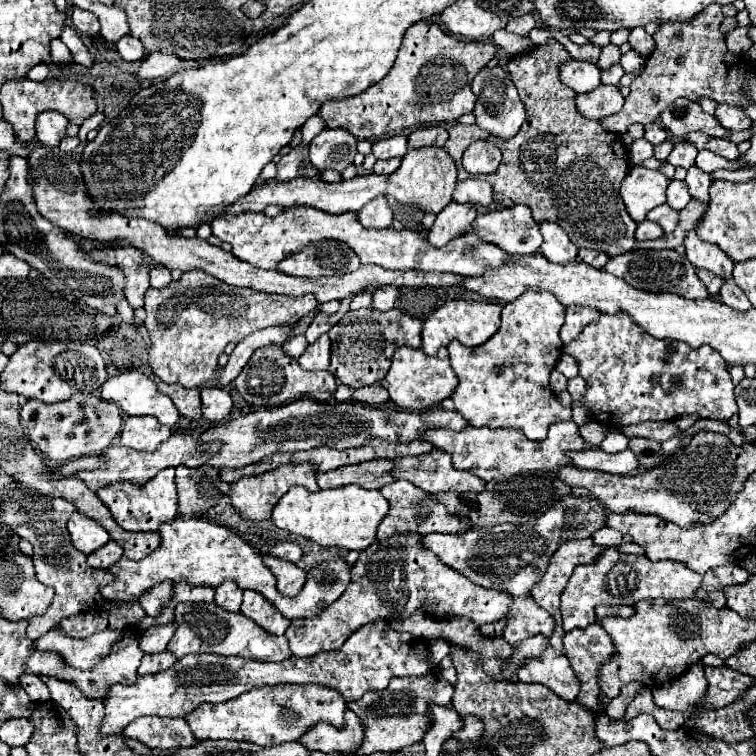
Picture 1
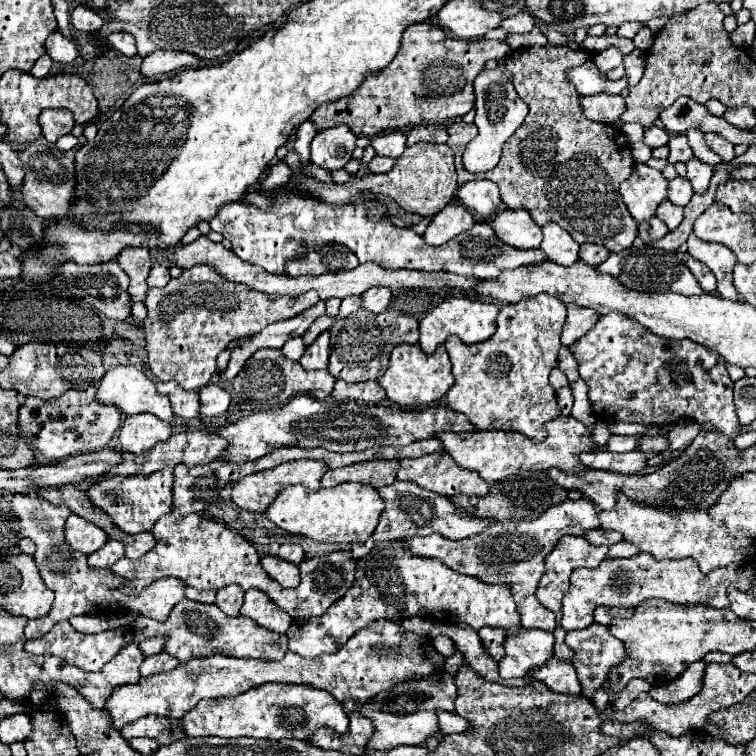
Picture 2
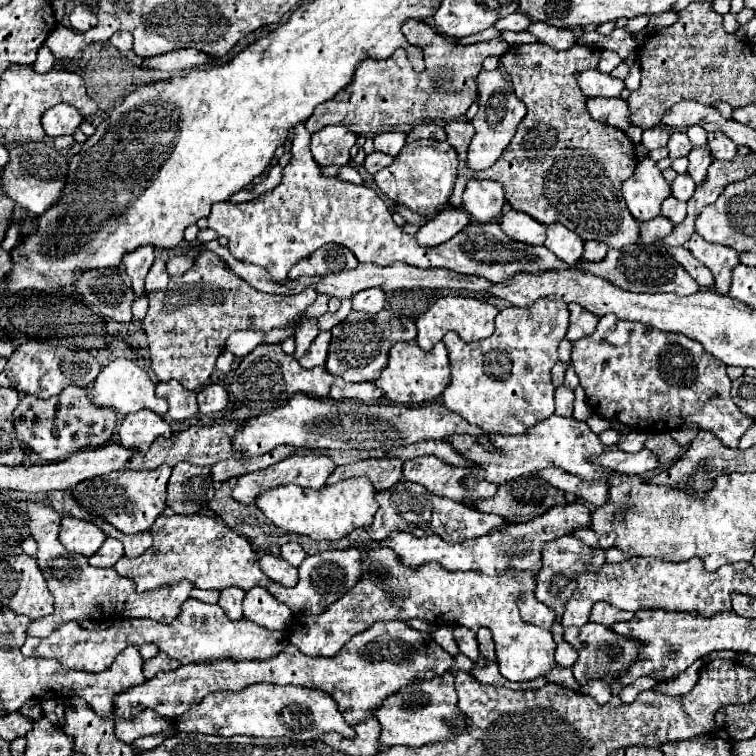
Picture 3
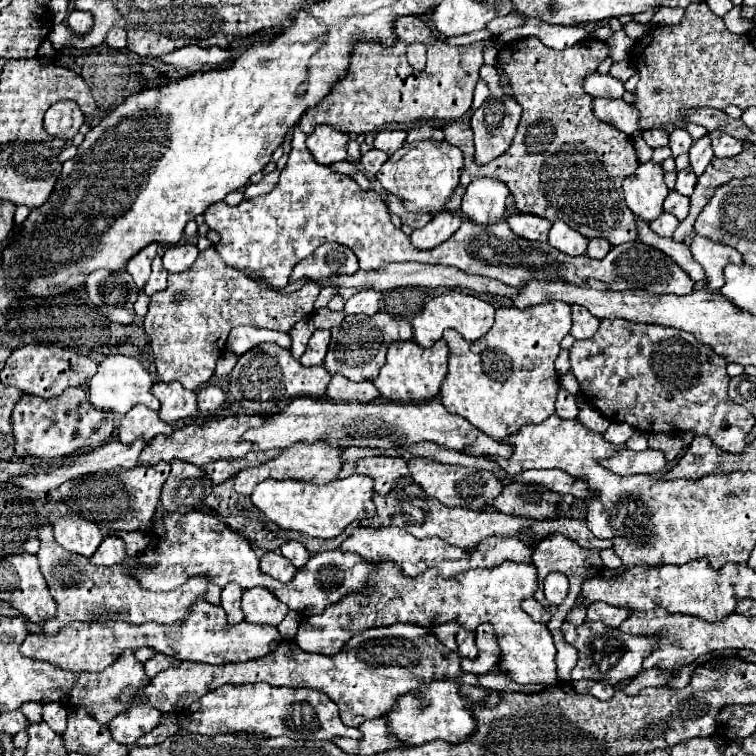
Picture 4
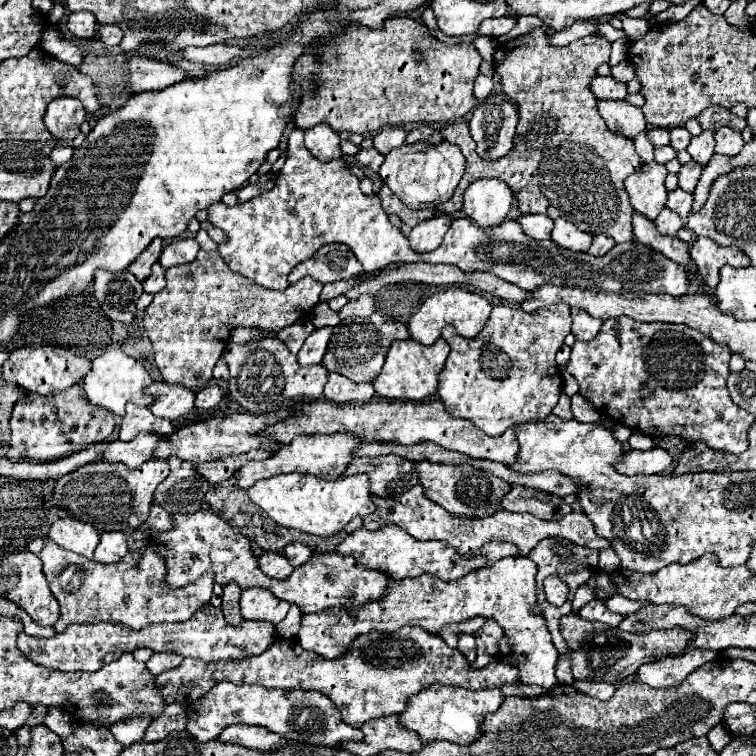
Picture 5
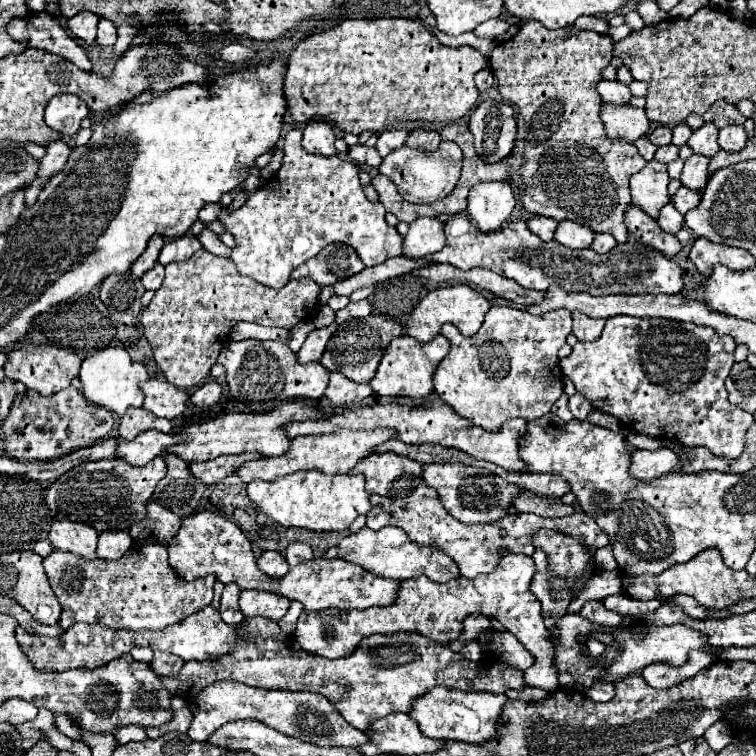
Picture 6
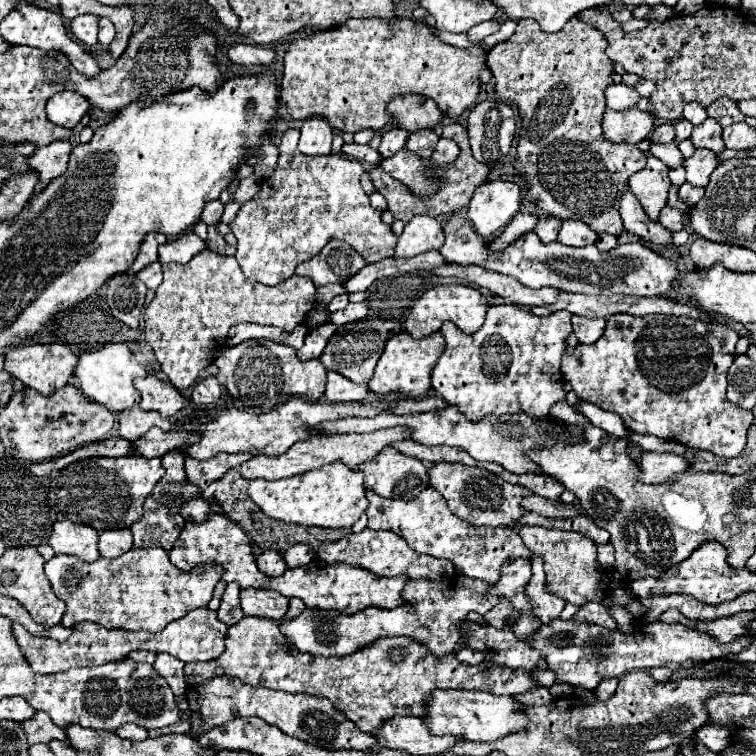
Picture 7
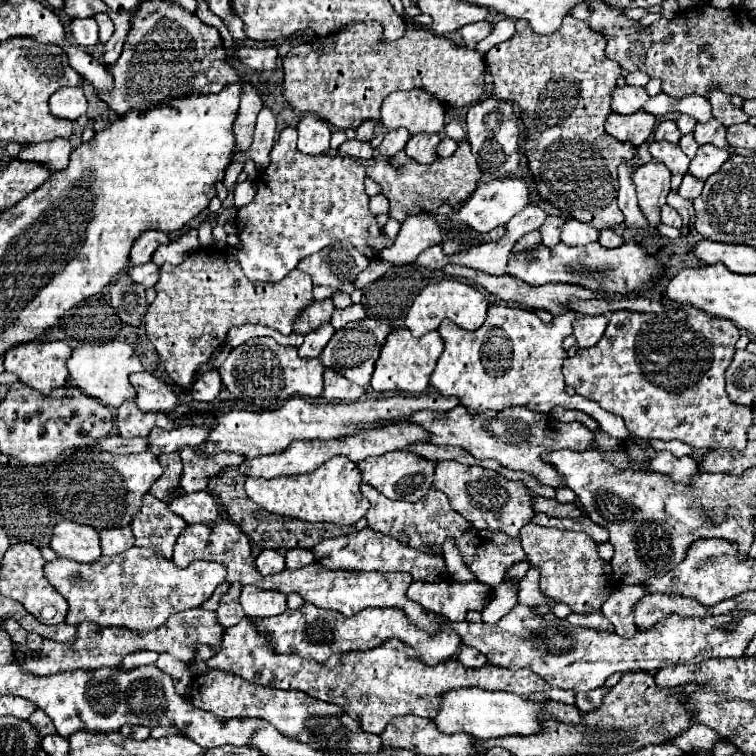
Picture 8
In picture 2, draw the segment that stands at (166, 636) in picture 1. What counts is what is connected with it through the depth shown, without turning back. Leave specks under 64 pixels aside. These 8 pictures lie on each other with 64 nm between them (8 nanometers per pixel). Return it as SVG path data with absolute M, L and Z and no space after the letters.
M156 636L156 638L148 638L148 640L140 642L140 650L142 650L144 656L154 656L154 654L164 650L164 644L166 644L166 638L164 636Z

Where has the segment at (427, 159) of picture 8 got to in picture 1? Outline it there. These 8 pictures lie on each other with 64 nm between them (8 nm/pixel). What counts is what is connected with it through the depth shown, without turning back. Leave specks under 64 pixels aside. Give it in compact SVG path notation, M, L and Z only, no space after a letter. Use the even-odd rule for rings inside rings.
M418 22L406 32L398 58L384 80L380 80L378 84L370 86L366 92L356 94L352 98L326 102L318 114L326 120L328 128L346 128L358 140L378 140L402 128L416 128L416 126L426 126L434 122L454 122L462 114L468 114L474 110L476 96L472 94L470 84L474 76L478 74L478 70L484 68L494 54L496 54L496 46L490 40L478 40L478 42L456 40L448 36L446 32L442 32L438 24ZM432 126L432 128L414 130L408 136L408 146L410 148L426 148L426 146L442 148L446 140L448 140L448 132L442 126Z

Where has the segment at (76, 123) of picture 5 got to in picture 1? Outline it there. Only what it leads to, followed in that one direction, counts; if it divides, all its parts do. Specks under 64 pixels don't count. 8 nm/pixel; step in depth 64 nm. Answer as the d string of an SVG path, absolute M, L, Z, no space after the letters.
M42 112L36 118L36 138L44 146L54 148L66 136L66 126L68 126L68 120L62 114L58 114L58 112Z

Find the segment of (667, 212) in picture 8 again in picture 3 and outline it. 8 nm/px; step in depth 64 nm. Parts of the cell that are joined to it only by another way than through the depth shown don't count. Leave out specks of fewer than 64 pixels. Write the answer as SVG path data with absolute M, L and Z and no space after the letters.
M658 216L654 220L648 220L648 222L642 222L640 224L640 242L644 244L654 244L658 240L662 240L664 236L668 236L672 232L672 222L664 216Z

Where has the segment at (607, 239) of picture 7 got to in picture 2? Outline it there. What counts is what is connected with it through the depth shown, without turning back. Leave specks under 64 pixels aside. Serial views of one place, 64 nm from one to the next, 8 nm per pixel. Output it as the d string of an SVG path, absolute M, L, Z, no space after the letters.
M582 244L580 246L580 260L590 266L598 266L606 258L608 258L608 250L604 246L598 246L598 244Z

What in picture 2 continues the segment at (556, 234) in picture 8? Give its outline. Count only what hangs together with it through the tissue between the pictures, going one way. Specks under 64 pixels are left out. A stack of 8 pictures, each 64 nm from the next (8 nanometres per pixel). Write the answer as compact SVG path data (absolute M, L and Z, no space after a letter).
M506 208L496 216L490 216L490 220L482 220L482 222L486 222L494 230L494 234L508 246L522 250L540 248L542 228L534 224L532 216L522 208L518 210Z

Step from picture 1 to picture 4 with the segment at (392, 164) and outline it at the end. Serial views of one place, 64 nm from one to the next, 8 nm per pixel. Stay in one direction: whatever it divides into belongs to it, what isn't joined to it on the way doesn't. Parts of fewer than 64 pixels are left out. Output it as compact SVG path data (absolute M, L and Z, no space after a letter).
M374 148L374 150L368 150L368 152L360 158L360 164L362 164L364 172L368 172L368 174L376 174L388 158L390 158L390 156L388 156L386 152L380 152L380 150Z

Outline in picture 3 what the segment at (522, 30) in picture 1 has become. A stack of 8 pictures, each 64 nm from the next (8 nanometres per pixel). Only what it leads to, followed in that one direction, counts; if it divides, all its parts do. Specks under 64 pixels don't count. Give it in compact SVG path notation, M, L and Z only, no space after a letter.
M514 12L514 14L506 16L506 18L500 18L500 20L494 24L494 28L498 28L498 30L516 30L516 32L522 32L522 30L526 30L526 28L530 26L530 22L532 22L532 20L530 20L526 14Z

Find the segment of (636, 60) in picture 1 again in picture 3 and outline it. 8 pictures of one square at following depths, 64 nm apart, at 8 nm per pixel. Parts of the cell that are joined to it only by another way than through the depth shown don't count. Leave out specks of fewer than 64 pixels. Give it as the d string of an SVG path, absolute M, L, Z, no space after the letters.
M630 64L630 72L626 76L626 88L628 90L636 90L638 84L640 84L640 66L638 64Z

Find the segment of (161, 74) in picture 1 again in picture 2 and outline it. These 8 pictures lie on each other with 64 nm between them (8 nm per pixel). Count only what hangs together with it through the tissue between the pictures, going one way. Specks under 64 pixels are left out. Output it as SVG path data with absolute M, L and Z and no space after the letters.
M158 50L144 58L142 62L142 76L154 78L154 76L168 76L174 72L180 72L184 68L192 68L198 62L196 56L190 56L188 52L168 52Z

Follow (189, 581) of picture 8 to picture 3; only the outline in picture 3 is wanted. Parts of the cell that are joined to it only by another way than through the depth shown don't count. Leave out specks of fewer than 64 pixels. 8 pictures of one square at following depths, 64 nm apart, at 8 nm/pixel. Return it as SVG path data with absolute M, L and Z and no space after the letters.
M20 500L18 508L26 514L30 536L38 542L36 560L38 560L38 566L48 582L48 590L54 596L54 612L46 618L30 622L28 630L26 630L28 636L46 638L60 624L76 620L76 618L84 618L84 616L94 618L94 620L100 620L102 616L150 618L150 620L156 620L162 624L170 624L178 616L182 602L186 602L190 598L190 590L194 586L188 580L180 580L180 582L138 594L134 588L134 582L120 576L114 568L94 568L88 564L86 556L78 556L78 554L66 552L66 548L62 548L62 542L58 540L60 520L64 516L62 512L56 512L52 506L44 506L38 502L28 502L28 500Z

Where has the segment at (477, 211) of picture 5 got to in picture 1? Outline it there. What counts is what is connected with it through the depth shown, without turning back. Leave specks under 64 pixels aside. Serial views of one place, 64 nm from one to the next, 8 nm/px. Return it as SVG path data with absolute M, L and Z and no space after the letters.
M470 178L464 182L456 184L456 190L452 194L454 202L474 202L480 206L490 206L492 204L492 186L486 180L480 178Z

